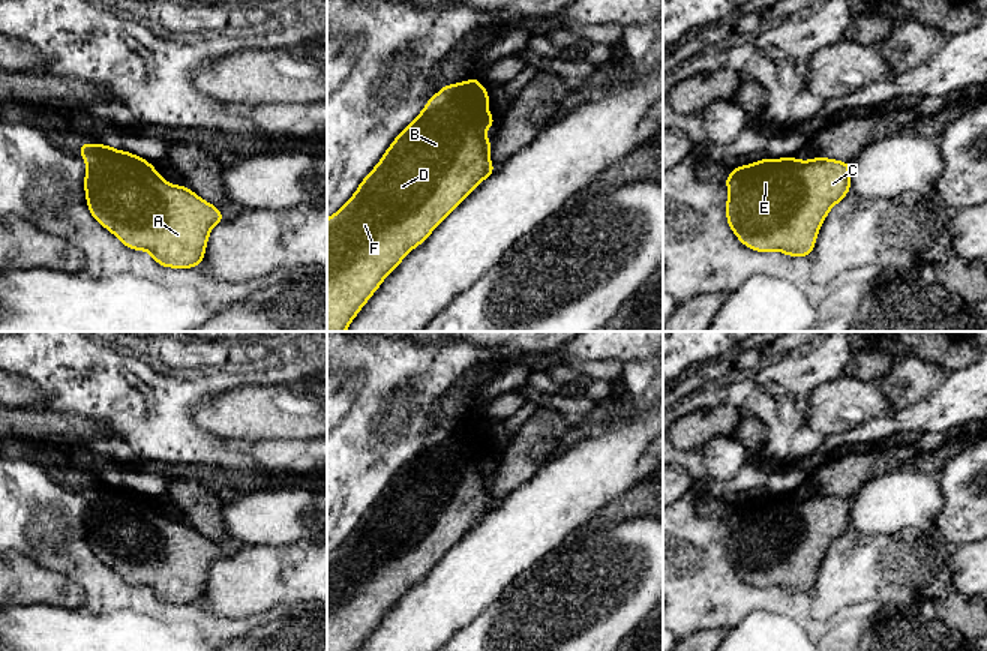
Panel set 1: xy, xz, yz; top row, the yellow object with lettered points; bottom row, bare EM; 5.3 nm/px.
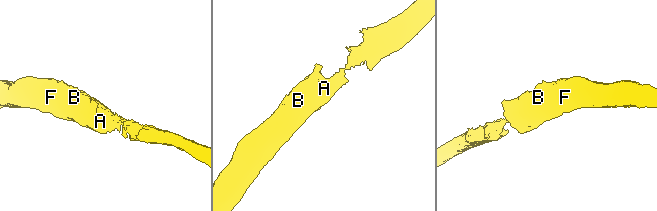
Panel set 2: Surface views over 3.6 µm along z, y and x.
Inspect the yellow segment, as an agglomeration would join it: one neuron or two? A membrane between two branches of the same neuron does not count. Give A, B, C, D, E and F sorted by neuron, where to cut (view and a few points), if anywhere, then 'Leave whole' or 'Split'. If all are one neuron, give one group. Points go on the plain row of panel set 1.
Groups: A B C D E F. No split. Leave whole

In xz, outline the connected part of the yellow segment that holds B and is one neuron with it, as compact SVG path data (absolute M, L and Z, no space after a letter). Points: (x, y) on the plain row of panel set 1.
M476 411L459 420L447 420L430 434L423 447L402 466L392 482L386 486L375 504L362 516L354 531L327 555L327 651L357 651L372 630L381 622L382 616L398 604L400 597L418 580L422 580L430 568L489 512L495 508L495 502L489 496L492 477L484 472L488 464L495 462L494 452L486 446L490 444L488 424L478 418Z

